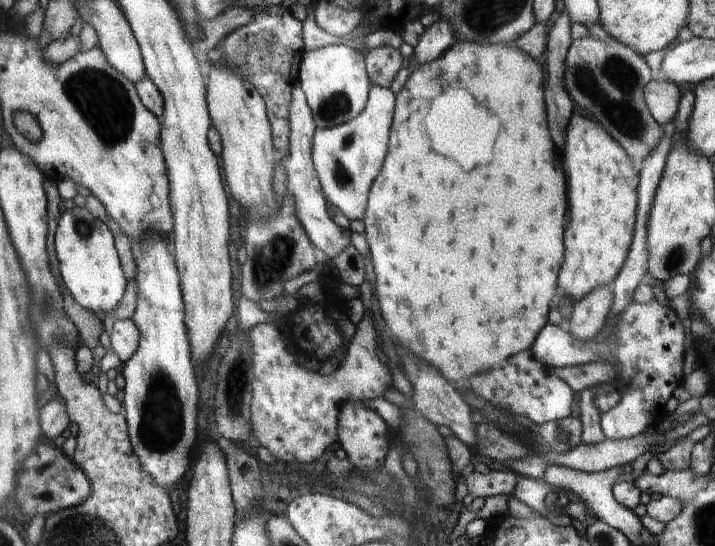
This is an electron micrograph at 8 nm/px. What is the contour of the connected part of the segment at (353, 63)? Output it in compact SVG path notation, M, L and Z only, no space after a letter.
M344 44L324 46L303 52L299 70L299 82L306 100L316 118L317 128L332 128L356 119L365 110L372 90L365 53Z

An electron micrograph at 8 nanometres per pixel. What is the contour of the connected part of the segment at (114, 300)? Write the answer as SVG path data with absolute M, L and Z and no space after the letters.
M86 207L68 209L59 219L56 251L63 280L84 308L93 310L101 317L114 314L120 308L129 281L122 268L116 238L106 222L96 218Z

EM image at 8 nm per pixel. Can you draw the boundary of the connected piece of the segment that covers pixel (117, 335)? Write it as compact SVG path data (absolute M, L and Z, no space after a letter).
M134 318L116 320L111 336L113 349L122 360L123 365L136 356L142 344L142 330L134 322Z

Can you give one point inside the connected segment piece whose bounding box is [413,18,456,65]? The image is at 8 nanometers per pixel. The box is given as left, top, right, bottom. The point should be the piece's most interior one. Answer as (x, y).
(436, 39)

